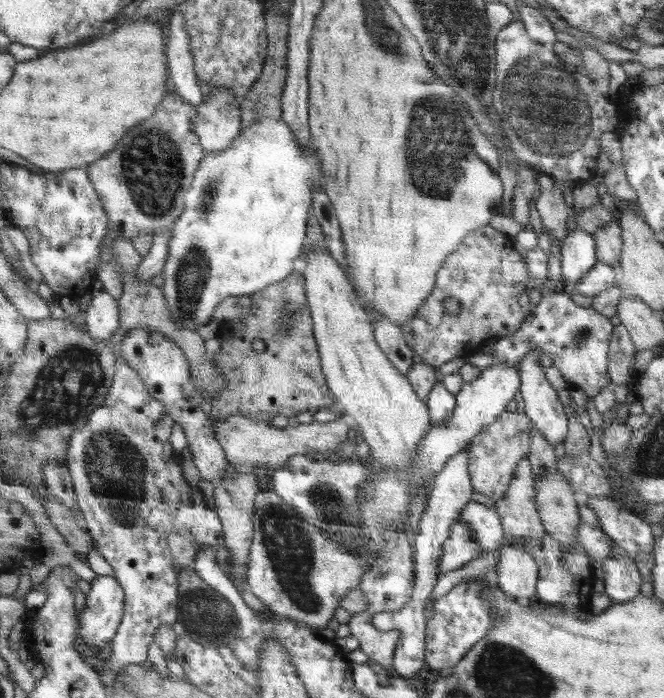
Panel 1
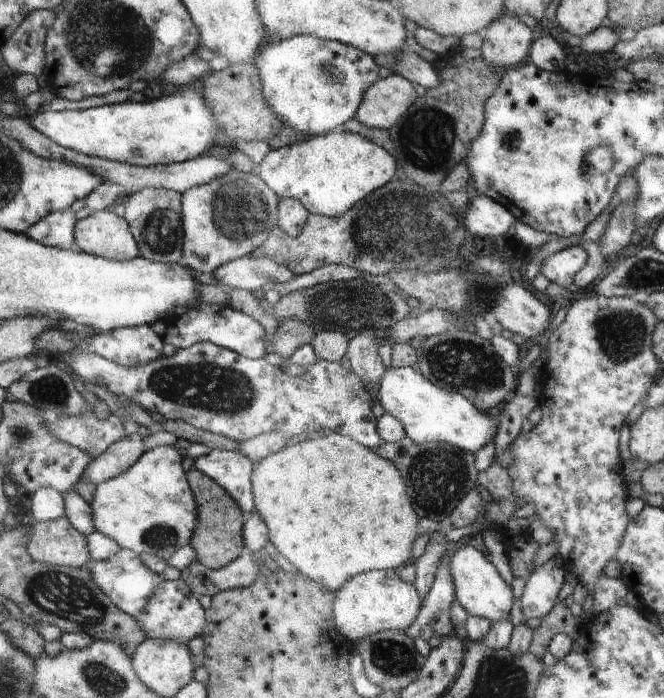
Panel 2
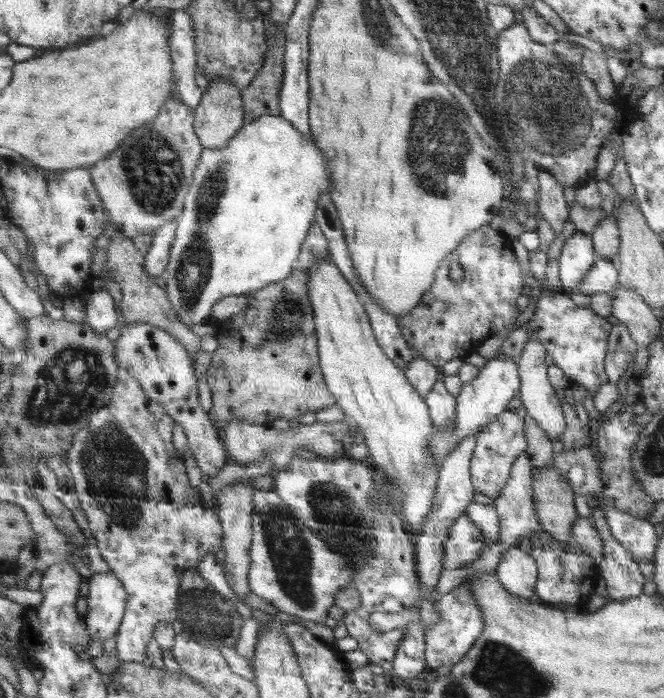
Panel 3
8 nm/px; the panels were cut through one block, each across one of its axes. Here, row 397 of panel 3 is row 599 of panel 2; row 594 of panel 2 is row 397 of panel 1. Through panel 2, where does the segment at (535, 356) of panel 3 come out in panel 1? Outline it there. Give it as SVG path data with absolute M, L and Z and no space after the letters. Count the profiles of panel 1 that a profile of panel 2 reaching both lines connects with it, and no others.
M531 350L523 362L517 366L519 370L519 378L521 378L521 388L519 394L523 398L523 406L525 406L525 414L527 418L531 418L531 424L535 426L535 430L549 442L549 444L563 444L565 434L567 434L567 416L563 412L563 406L557 398L557 392L553 392L551 384L545 380L545 358L541 350Z

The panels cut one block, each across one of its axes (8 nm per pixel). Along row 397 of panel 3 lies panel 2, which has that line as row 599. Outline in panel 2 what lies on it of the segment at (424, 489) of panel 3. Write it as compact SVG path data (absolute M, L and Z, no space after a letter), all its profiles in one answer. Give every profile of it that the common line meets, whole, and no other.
M395 570L385 572L363 572L359 576L351 576L337 592L333 600L333 618L339 634L343 634L349 642L359 642L365 636L383 630L407 630L415 624L421 612L421 600L415 592L413 584L399 580Z

